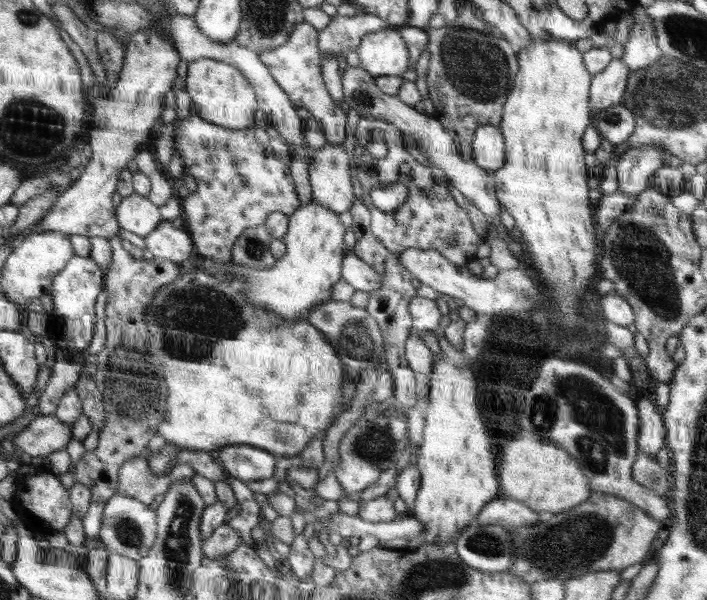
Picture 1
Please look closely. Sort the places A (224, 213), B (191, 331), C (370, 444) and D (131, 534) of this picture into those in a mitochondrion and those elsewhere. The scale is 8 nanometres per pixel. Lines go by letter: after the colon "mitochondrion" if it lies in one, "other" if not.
A: other
B: mitochondrion
C: mitochondrion
D: mitochondrion

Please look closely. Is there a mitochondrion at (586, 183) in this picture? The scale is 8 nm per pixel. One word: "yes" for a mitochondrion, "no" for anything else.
no

